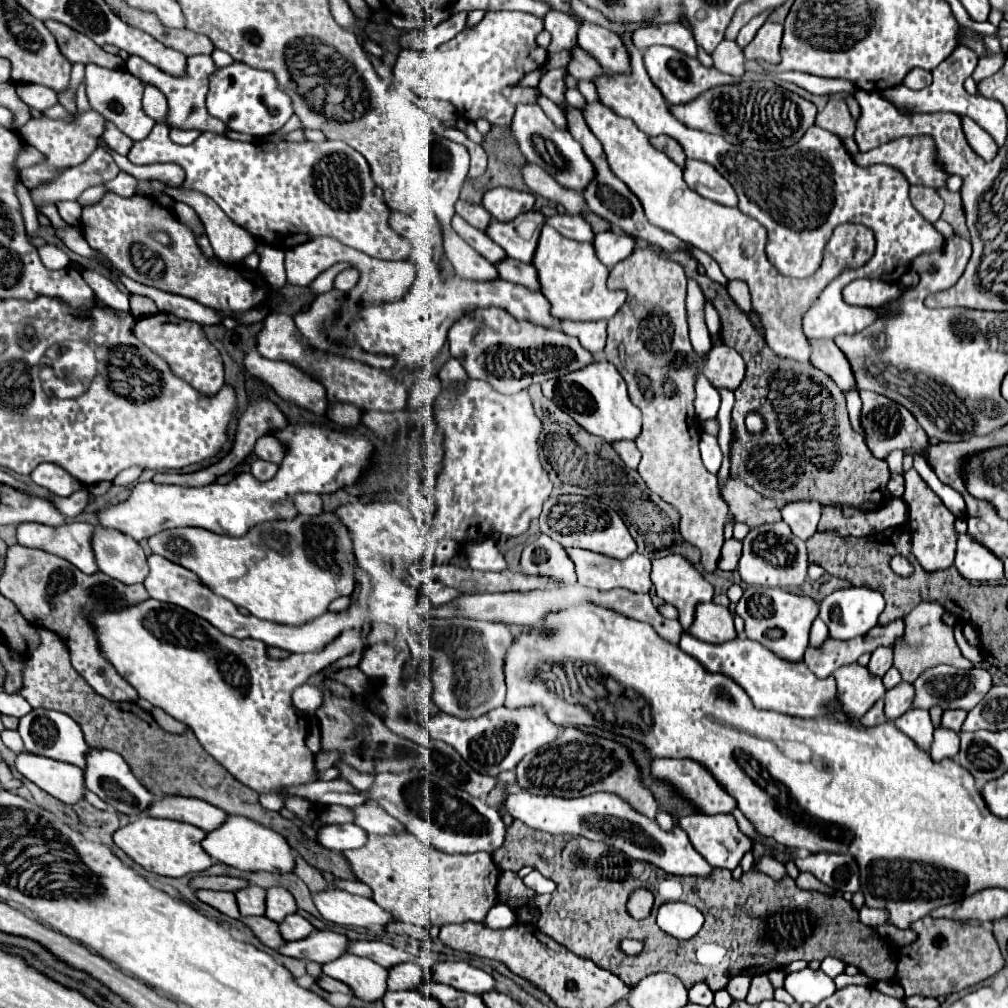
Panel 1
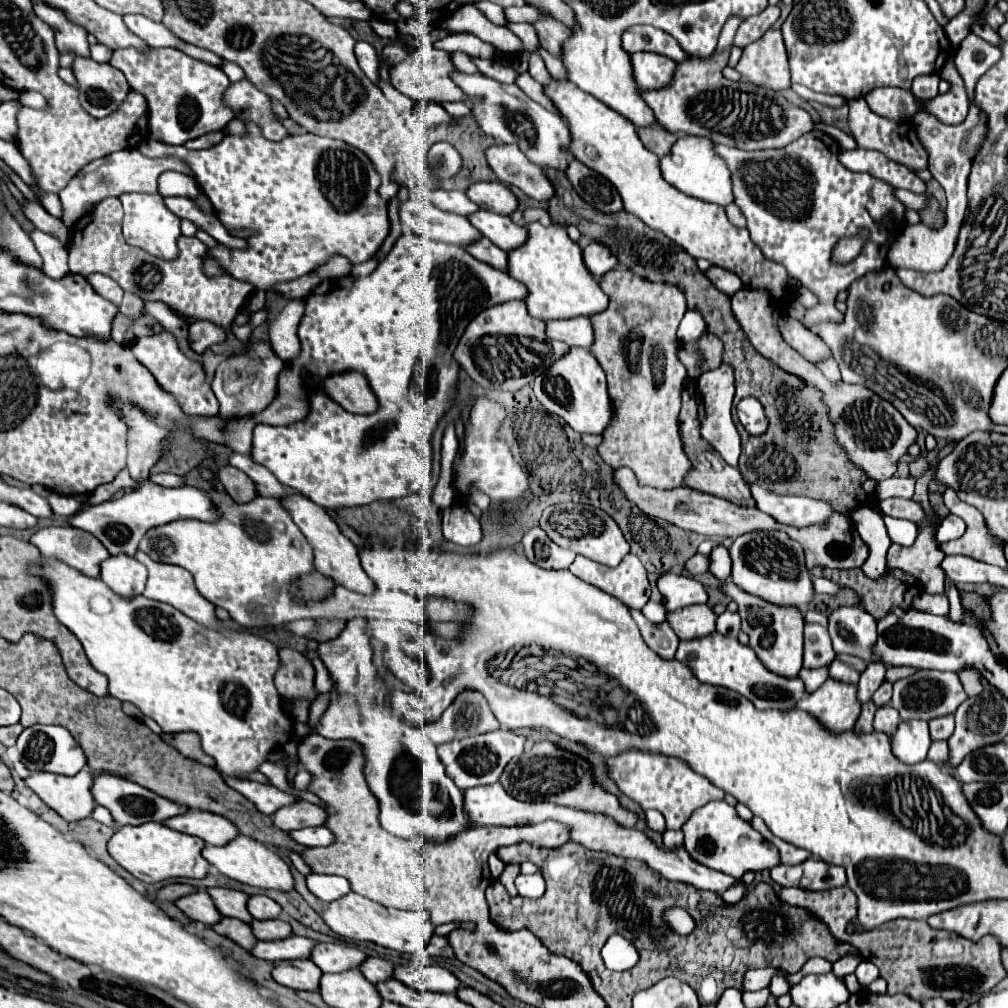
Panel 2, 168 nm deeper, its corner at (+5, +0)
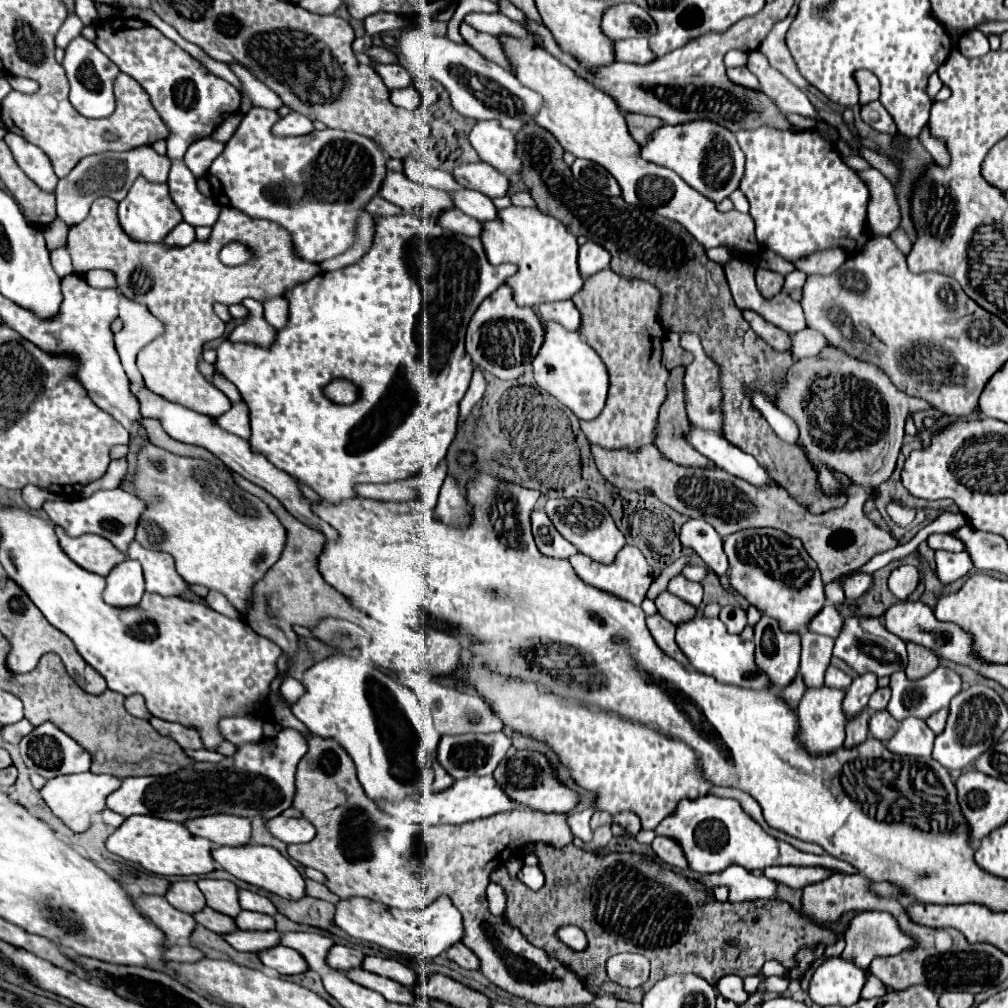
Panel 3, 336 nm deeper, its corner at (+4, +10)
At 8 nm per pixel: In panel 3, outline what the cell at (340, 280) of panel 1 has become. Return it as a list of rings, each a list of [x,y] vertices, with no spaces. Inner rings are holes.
[[[374,195],[374,197],[366,203],[366,211],[368,211],[372,217],[376,217],[376,215],[398,215],[398,213],[402,213],[400,207],[392,205],[390,201],[384,201],[384,199],[378,197],[378,195]]]

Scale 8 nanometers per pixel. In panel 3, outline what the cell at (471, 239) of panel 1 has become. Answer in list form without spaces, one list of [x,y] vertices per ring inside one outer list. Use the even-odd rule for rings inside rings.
[[[390,171],[386,175],[378,195],[382,199],[402,207],[404,211],[412,211],[416,215],[420,215],[424,211],[430,219],[434,219],[436,213],[440,213],[442,209],[454,207],[452,201],[448,201],[448,193],[430,189],[426,185],[418,185],[418,183],[410,181],[404,173],[396,173],[396,171]]]

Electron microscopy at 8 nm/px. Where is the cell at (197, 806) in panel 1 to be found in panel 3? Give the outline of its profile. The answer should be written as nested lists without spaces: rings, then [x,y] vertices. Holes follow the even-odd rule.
[[[232,815],[200,817],[200,819],[188,821],[184,825],[196,837],[210,839],[220,847],[222,845],[226,845],[226,847],[242,847],[242,845],[248,845],[250,839],[252,839],[252,825],[244,817],[232,817]]]

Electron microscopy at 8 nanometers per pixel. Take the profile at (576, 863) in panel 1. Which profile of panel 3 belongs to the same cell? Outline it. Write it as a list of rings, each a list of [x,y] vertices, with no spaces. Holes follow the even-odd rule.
[[[534,843],[528,847],[530,853],[536,853],[540,859],[540,867],[544,869],[546,883],[538,891],[530,891],[524,883],[518,879],[512,879],[508,869],[498,869],[492,873],[492,881],[500,883],[506,891],[508,905],[504,911],[504,919],[518,927],[524,937],[534,947],[540,947],[542,951],[548,953],[548,957],[558,959],[564,963],[570,971],[574,971],[584,987],[594,993],[594,995],[612,995],[620,997],[632,1003],[640,1003],[644,993],[662,977],[668,975],[684,975],[684,973],[694,973],[710,981],[710,985],[716,985],[716,981],[728,973],[734,973],[738,977],[748,977],[756,975],[762,977],[762,965],[770,959],[780,961],[786,969],[794,965],[794,955],[802,945],[818,945],[826,943],[832,945],[836,935],[830,929],[818,927],[814,921],[808,921],[802,917],[798,911],[794,911],[788,903],[784,901],[756,901],[752,905],[732,905],[730,901],[720,903],[712,895],[706,905],[700,905],[704,901],[704,893],[696,891],[692,897],[692,883],[684,879],[682,875],[662,871],[658,879],[658,869],[662,869],[656,861],[650,857],[642,857],[636,853],[608,853],[608,855],[594,855],[590,851],[582,851],[576,845],[568,845],[564,849],[556,849],[552,845],[544,843]],[[688,885],[688,889],[686,889]],[[562,925],[576,925],[580,927],[586,937],[588,937],[588,949],[586,951],[572,951],[566,945],[562,945],[556,939],[556,929]],[[720,929],[726,929],[722,935]],[[616,953],[642,953],[644,957],[650,959],[652,963],[652,973],[648,979],[648,985],[642,985],[638,989],[624,989],[620,985],[614,985],[608,975],[606,975],[606,959],[610,959]]]

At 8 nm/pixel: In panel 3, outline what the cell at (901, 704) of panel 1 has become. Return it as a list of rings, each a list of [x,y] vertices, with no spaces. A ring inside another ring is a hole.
[[[882,711],[882,713],[872,713],[870,717],[870,735],[882,743],[888,743],[892,739],[892,735],[896,733],[898,729],[898,721],[888,713],[888,711]]]

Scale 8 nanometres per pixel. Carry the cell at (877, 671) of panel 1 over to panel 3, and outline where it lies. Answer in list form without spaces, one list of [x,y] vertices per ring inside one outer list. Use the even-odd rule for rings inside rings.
[[[866,673],[864,677],[856,677],[852,681],[852,685],[846,689],[846,695],[844,695],[844,701],[842,701],[842,709],[844,709],[844,715],[848,721],[852,721],[858,713],[862,713],[868,705],[868,699],[870,695],[876,691],[878,687],[878,677],[872,677],[870,673]]]

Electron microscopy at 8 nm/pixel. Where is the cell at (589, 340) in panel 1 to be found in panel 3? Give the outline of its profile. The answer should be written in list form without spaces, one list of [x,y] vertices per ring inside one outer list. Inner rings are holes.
[[[556,301],[556,303],[542,303],[538,307],[544,321],[560,321],[568,331],[578,331],[580,327],[580,313],[572,301]]]

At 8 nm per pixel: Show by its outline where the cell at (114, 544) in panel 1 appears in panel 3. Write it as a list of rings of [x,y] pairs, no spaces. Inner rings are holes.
[[[126,559],[106,577],[104,601],[112,607],[136,607],[144,595],[144,577],[138,561]]]

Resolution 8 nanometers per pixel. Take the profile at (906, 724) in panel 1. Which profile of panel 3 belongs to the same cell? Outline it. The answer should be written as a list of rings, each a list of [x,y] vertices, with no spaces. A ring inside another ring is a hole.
[[[908,717],[900,723],[896,735],[888,741],[888,749],[896,755],[910,755],[910,757],[930,757],[934,745],[934,733],[922,719]]]

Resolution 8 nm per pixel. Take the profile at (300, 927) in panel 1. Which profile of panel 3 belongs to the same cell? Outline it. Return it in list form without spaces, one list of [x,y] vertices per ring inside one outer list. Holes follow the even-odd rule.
[[[240,911],[234,917],[234,923],[242,931],[270,931],[270,929],[274,929],[274,919],[272,917],[252,913],[252,911]]]

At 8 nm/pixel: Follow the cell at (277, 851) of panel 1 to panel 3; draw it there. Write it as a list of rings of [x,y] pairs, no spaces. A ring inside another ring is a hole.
[[[244,845],[244,847],[216,847],[212,851],[212,857],[226,869],[230,875],[234,875],[240,881],[246,881],[248,885],[266,889],[270,893],[276,893],[282,899],[298,901],[306,895],[306,885],[298,869],[280,855],[274,847],[262,847],[262,845]]]

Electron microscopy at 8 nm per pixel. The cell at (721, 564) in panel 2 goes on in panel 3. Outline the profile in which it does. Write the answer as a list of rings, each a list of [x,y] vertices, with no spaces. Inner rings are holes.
[[[688,519],[680,531],[680,543],[690,547],[718,575],[726,591],[732,591],[728,583],[728,559],[722,551],[722,539],[710,523],[702,519]]]

